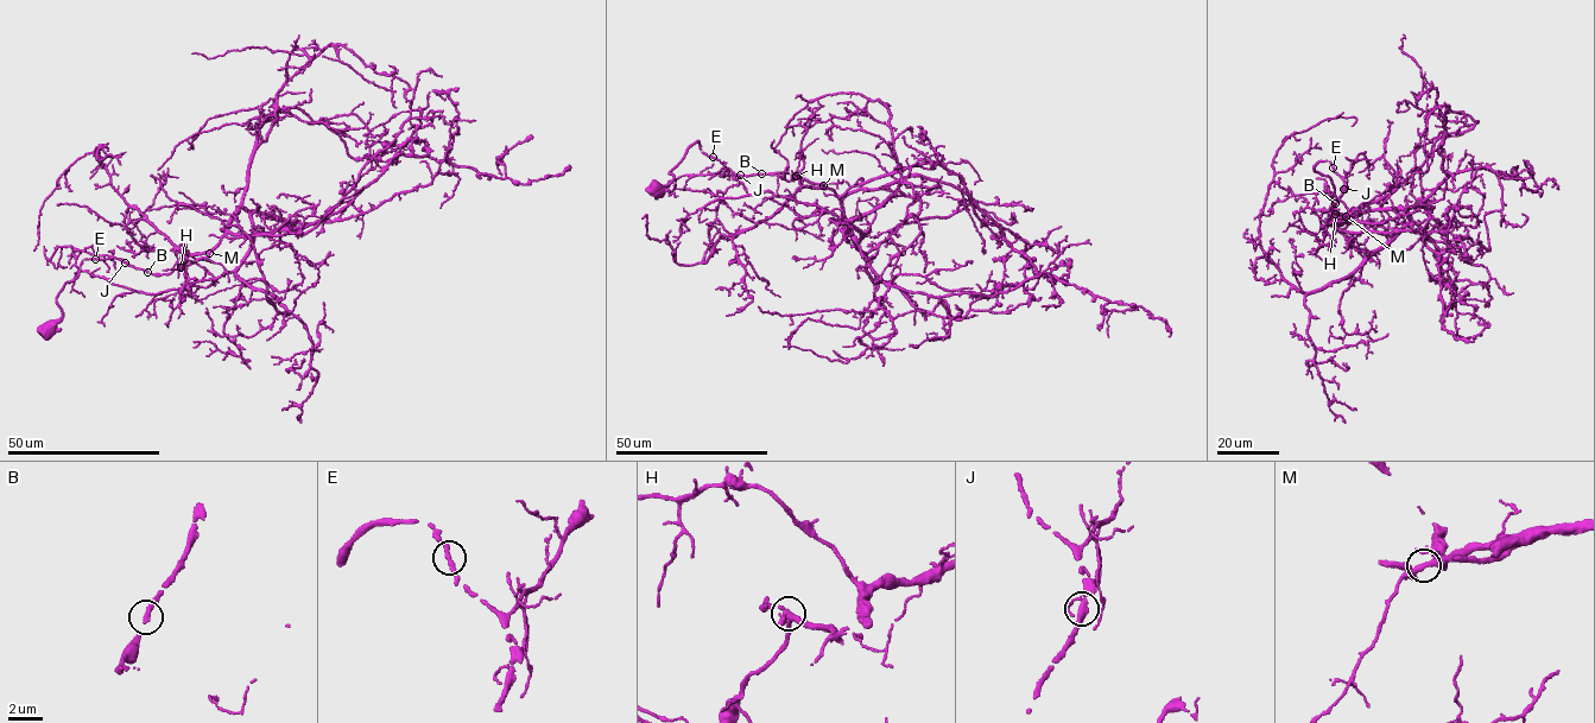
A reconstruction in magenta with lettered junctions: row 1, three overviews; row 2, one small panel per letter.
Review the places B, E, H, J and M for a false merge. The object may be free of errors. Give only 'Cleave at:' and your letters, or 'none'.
Cleave at: none

